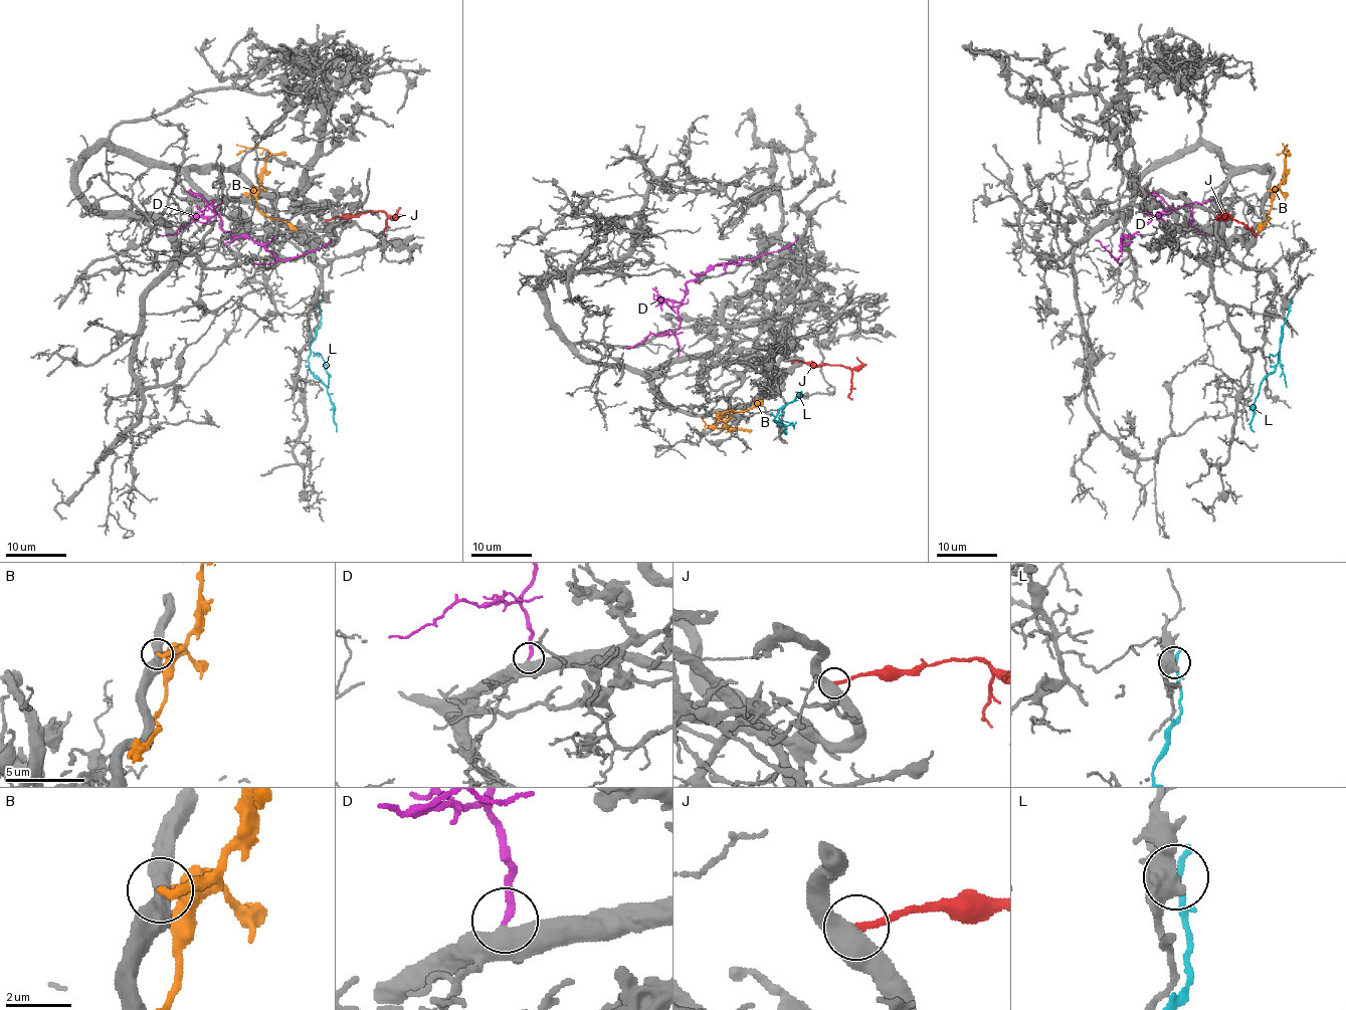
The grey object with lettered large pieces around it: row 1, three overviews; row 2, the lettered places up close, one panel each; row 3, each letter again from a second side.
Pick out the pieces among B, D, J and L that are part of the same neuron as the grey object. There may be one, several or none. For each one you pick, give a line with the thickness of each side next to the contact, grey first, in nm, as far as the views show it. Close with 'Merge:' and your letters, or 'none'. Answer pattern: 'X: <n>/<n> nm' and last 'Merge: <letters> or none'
D: 480/240 nm
Merge: D

